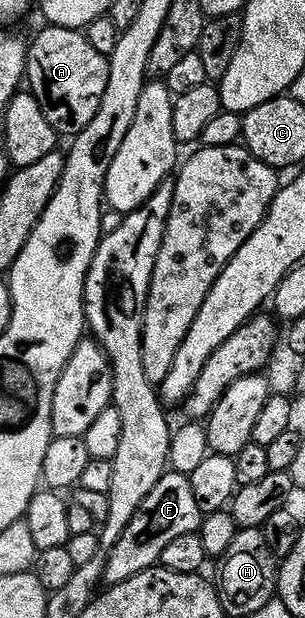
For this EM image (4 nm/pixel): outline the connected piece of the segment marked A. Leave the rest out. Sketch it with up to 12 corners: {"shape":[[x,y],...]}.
{"shape":[[71,26],[27,43],[26,86],[57,135],[98,112],[108,59]]}

